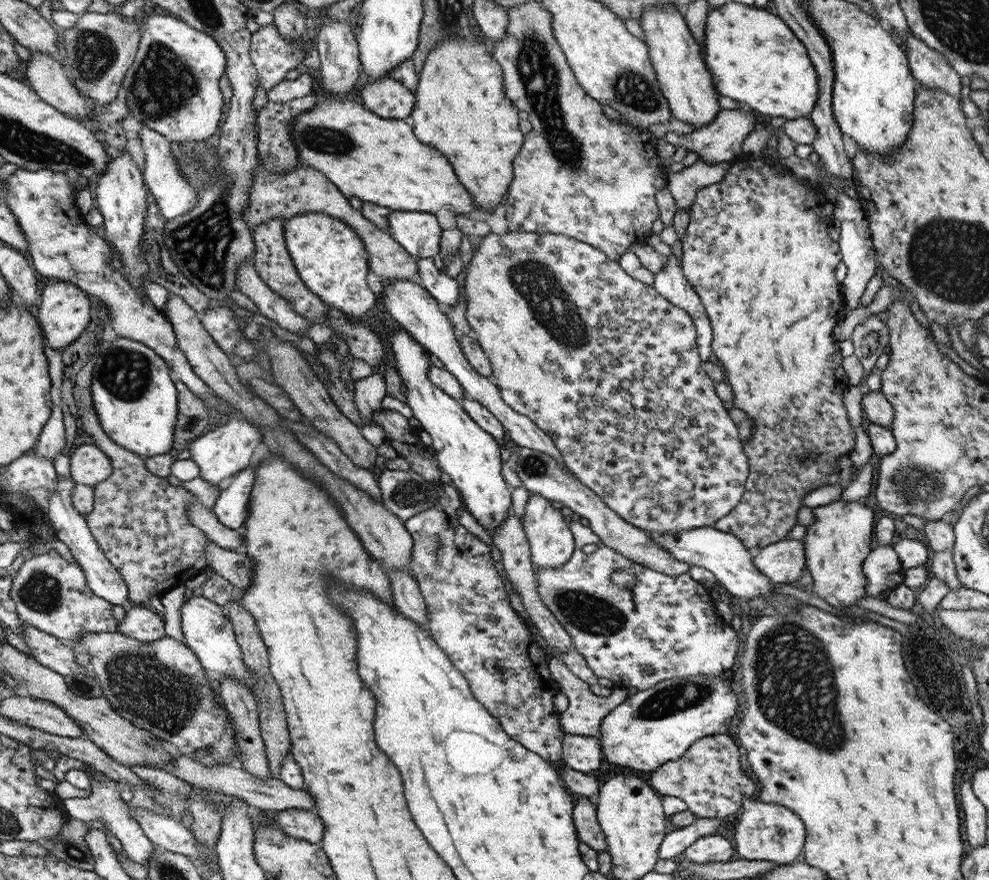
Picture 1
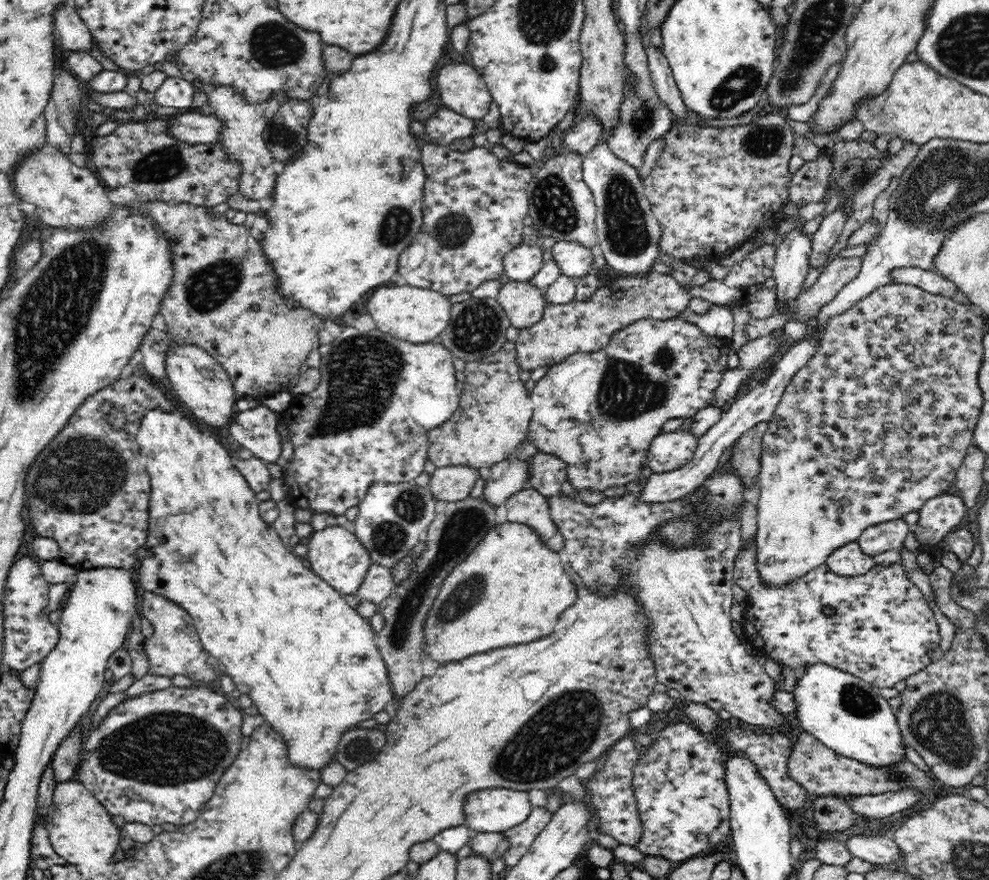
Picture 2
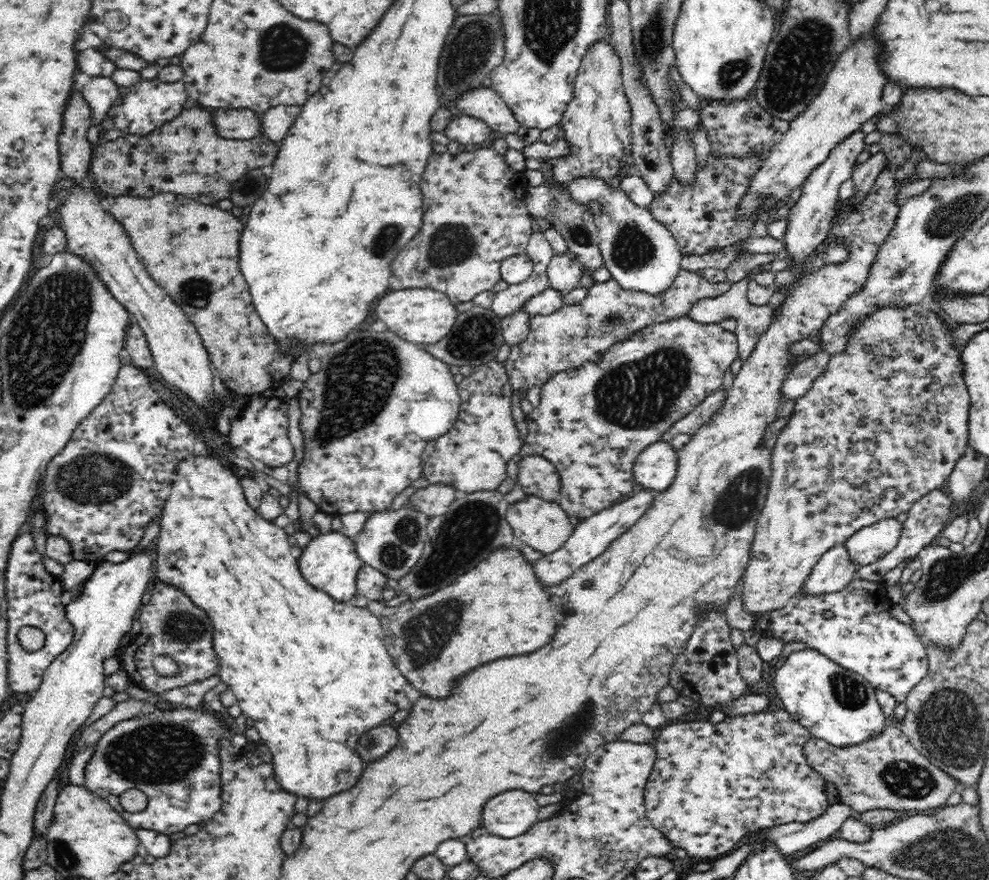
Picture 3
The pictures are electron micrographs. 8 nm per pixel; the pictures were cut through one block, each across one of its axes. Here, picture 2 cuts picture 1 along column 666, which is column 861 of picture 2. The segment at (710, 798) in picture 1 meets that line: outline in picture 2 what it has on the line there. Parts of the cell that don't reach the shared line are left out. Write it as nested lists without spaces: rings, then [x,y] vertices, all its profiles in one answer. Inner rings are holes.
[[[806,731],[798,734],[797,741],[793,744],[792,752],[788,756],[788,775],[802,785],[802,788],[810,795],[837,795],[839,797],[875,795],[898,792],[902,788],[911,788],[911,790],[919,790],[922,794],[927,794],[932,788],[936,788],[932,786],[932,778],[908,759],[885,767],[872,767],[834,752]]]

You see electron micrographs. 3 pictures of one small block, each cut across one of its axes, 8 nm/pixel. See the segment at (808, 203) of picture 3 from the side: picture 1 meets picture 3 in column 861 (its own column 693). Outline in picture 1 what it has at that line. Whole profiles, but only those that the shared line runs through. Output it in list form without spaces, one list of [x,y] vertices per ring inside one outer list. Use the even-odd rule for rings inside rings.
[[[746,106],[741,110],[723,109],[717,118],[710,124],[700,129],[696,129],[692,134],[678,136],[674,133],[664,135],[665,142],[676,146],[684,146],[687,152],[694,152],[698,155],[698,160],[707,164],[732,163],[742,156],[742,143],[754,131],[756,118]]]

